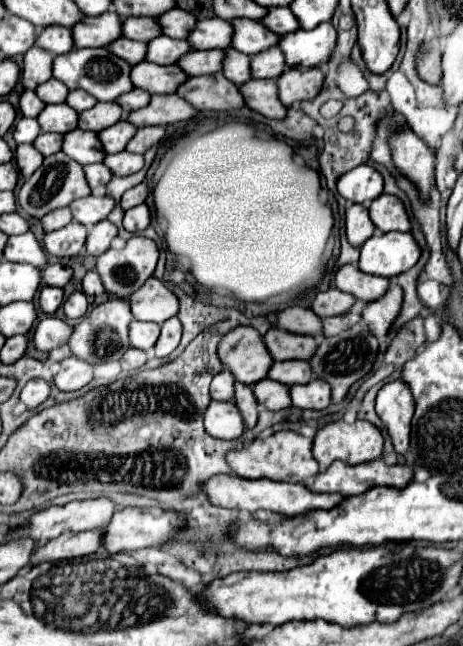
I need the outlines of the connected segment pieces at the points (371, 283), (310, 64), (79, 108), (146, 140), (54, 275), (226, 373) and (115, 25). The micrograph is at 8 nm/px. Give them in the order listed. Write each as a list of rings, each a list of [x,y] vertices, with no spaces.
[[[356,264],[342,266],[334,280],[334,286],[338,290],[354,294],[362,302],[374,302],[374,300],[382,298],[388,290],[388,284],[390,284],[390,278],[366,274]]]
[[[330,22],[314,30],[298,30],[294,34],[282,36],[280,48],[286,54],[286,64],[292,68],[318,68],[324,66],[334,48],[338,32]]]
[[[72,90],[70,94],[68,94],[68,106],[72,106],[78,114],[80,112],[84,112],[84,110],[88,110],[88,108],[92,108],[98,100],[94,98],[94,96],[90,96],[90,94],[86,94],[84,90]]]
[[[144,126],[130,140],[130,146],[126,146],[126,150],[144,154],[148,148],[152,148],[154,144],[158,144],[164,138],[164,134],[166,134],[166,128],[164,126]]]
[[[52,264],[42,272],[42,280],[48,286],[66,286],[72,278],[72,268],[62,266],[62,264]]]
[[[222,370],[214,376],[210,386],[212,400],[232,400],[234,398],[234,376],[230,370]]]
[[[114,10],[100,16],[86,16],[74,28],[74,42],[78,48],[98,48],[108,46],[114,40],[122,38],[122,16]]]

